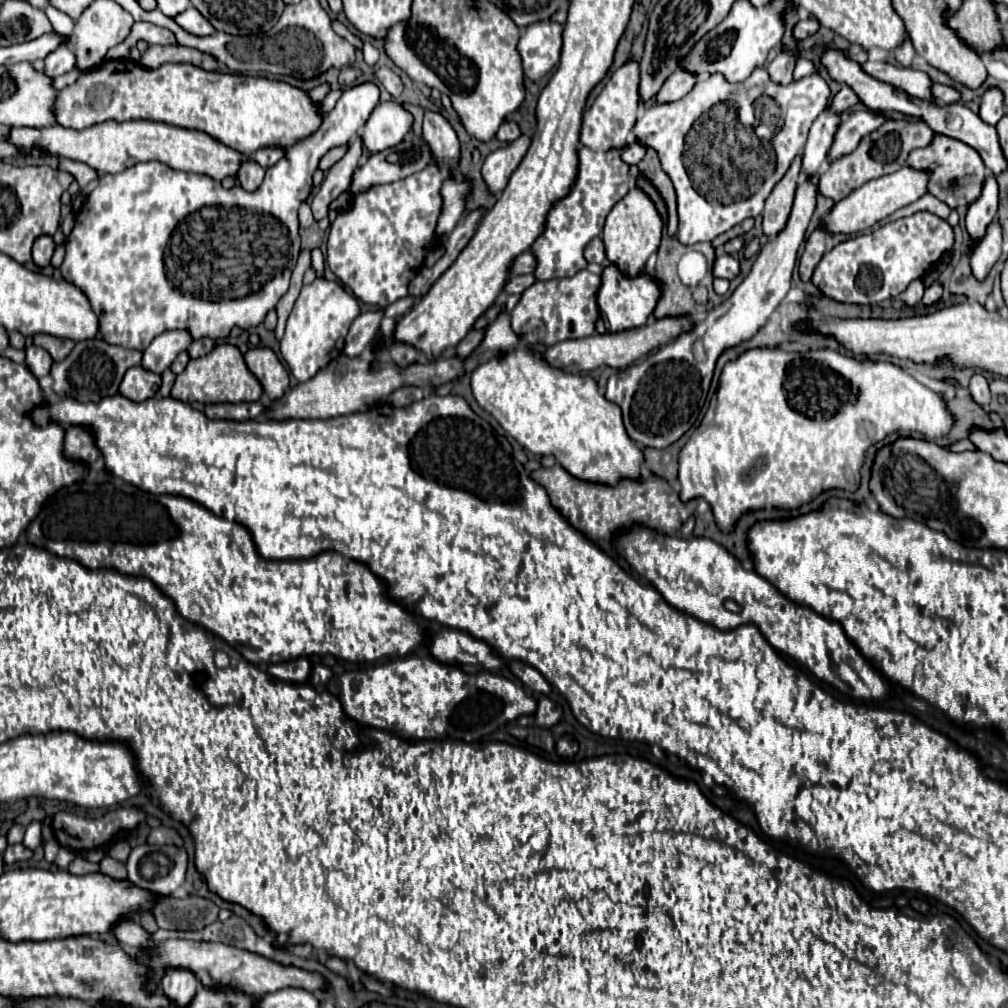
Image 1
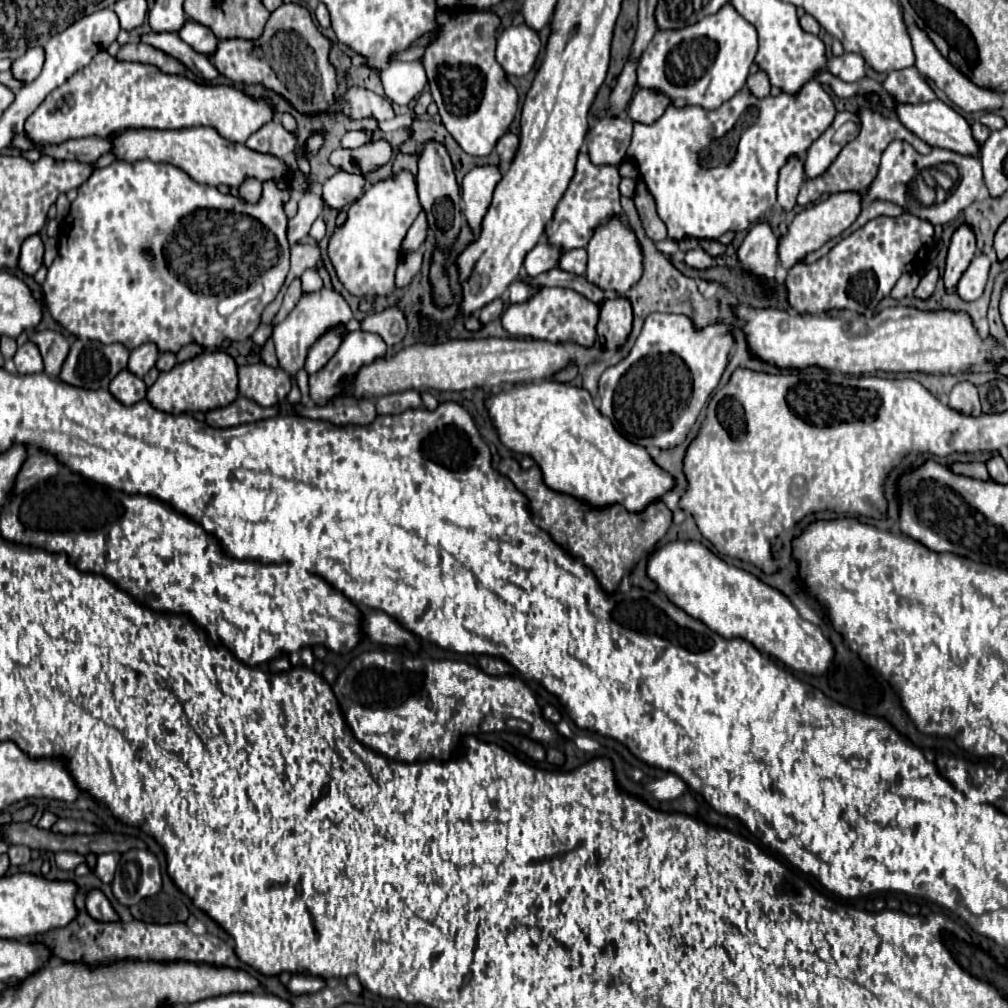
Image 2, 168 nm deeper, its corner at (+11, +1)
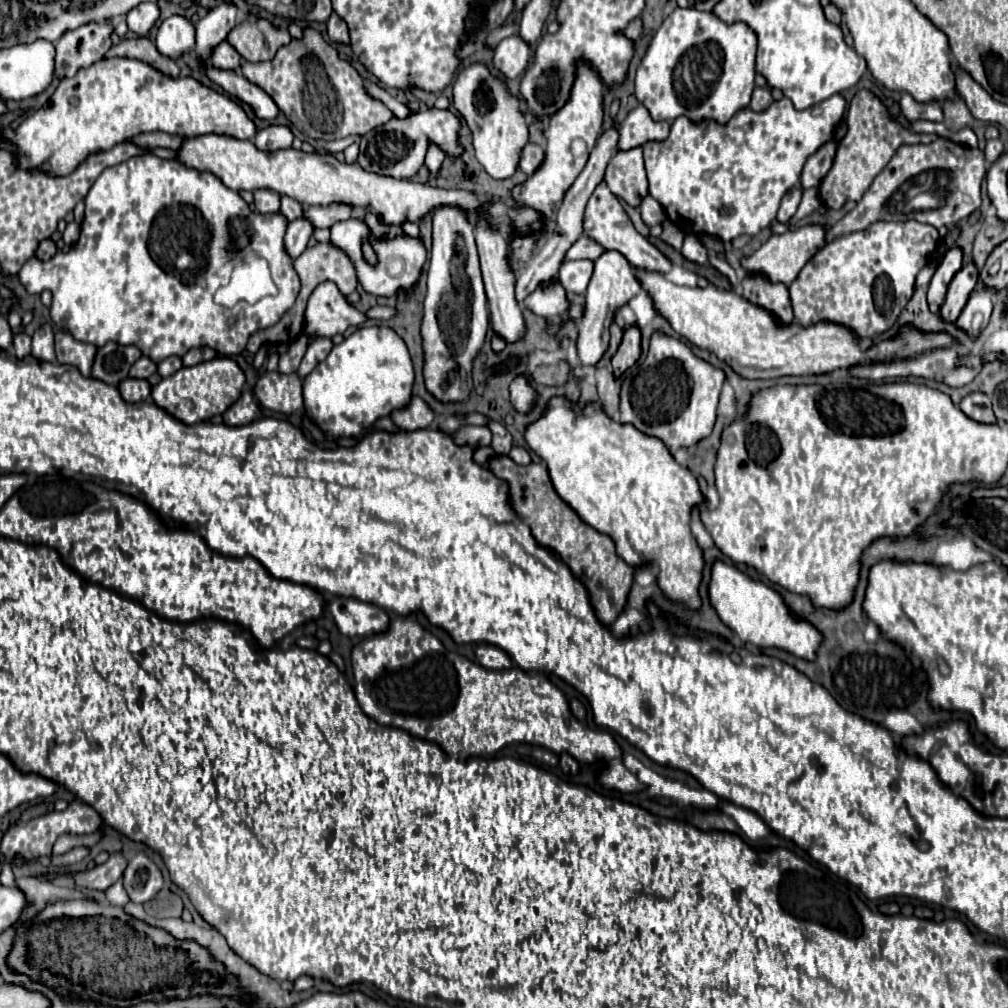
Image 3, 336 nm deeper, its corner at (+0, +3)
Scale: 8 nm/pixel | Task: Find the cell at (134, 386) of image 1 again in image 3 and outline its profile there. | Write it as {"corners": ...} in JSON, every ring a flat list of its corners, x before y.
{"corners":[[126,378,118,384,118,390,126,402,144,402,150,398,150,384,148,380]]}

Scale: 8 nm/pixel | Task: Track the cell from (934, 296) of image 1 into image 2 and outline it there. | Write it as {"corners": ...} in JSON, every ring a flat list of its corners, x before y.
{"corners":[[937,268,929,270,929,272,921,278,921,282,919,282,917,290,915,290,915,296,921,298,921,300,927,300,927,298,933,294,933,290,935,290,937,280,939,280,939,270,937,270]]}

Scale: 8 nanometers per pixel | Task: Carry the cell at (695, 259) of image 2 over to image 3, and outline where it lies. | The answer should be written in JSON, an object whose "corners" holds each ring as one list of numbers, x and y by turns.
{"corners":[[686,236,684,238,684,246,682,246,682,254,696,262,696,264,708,264,708,250,700,244,700,240,696,236]]}

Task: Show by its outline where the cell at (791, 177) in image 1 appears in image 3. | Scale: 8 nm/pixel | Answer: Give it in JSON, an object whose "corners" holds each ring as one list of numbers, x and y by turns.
{"corners":[[744,276,742,282,744,288,744,298,750,300,752,304,758,304,770,312,774,312,782,322,792,322,792,304,788,296,788,288,784,284,772,284,766,276]]}

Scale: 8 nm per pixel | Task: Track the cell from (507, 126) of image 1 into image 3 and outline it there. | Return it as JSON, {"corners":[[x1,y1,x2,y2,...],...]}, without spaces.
{"corners":[[528,142,528,144,522,148,522,152,520,152,520,164,518,164,518,168,520,168,524,174,530,176,530,174,540,166,542,158,544,158,544,148,538,146,538,144]]}

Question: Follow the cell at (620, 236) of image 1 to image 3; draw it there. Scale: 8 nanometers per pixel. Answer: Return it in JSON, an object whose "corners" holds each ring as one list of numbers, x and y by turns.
{"corners":[[606,250,604,256,600,256,594,262,594,274,590,278,588,290,586,290,586,300,584,300,584,316,580,320,580,334,578,334,578,356,582,360,582,364,592,366,596,364,602,354,608,348,608,326,614,318,614,310,622,304,626,304,632,296,636,296,642,290,640,280,636,278,634,266,628,264,628,260,624,260,624,256,620,256,620,252,616,250]]}

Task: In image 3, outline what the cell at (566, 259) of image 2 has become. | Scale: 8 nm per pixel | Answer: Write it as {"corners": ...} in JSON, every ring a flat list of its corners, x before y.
{"corners":[[570,260,560,266,558,280,566,288,568,294,584,294,592,276,594,262,592,260]]}

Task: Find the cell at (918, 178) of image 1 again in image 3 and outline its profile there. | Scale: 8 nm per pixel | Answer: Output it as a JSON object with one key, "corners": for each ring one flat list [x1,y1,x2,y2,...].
{"corners":[[806,224,796,230,788,230,784,234,774,234,760,250,756,250,752,256,742,260,742,266,746,272,760,272,768,276,772,282,782,282,786,286,792,284,792,280,798,276,798,272,804,268,812,256,816,256,826,244,824,244,824,224]]}

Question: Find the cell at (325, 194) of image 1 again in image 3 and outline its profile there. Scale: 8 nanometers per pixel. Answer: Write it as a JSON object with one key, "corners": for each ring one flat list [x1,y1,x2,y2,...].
{"corners":[[304,216,298,218,298,220,292,220,288,224,288,232,286,232,284,242,286,242,286,250,292,258,296,258,304,252,312,232,314,232,314,228,312,228,312,224,308,224,308,220,304,220]]}

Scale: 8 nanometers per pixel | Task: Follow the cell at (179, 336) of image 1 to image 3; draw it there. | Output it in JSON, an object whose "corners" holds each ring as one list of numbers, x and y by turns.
{"corners":[[142,356,130,368,130,378,148,378,154,372,156,372,156,362,152,358,148,358,148,356]]}

